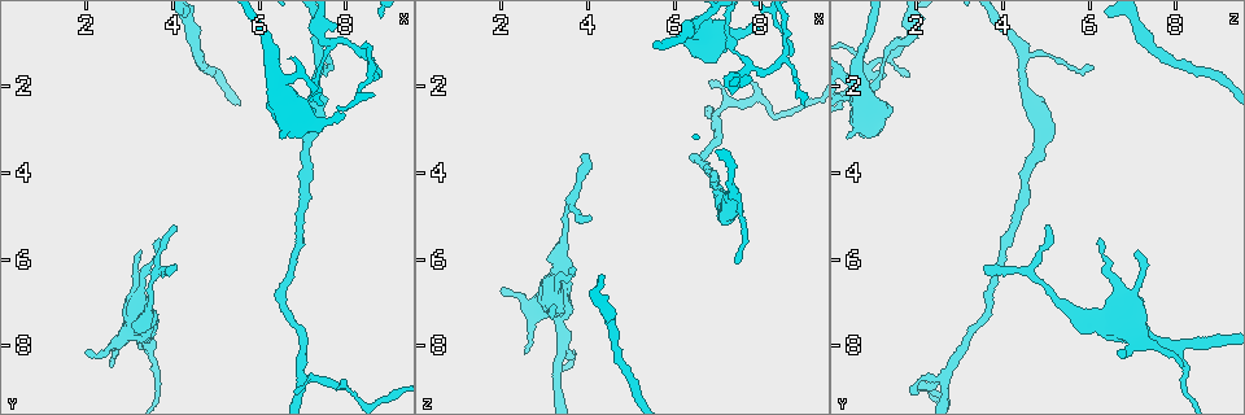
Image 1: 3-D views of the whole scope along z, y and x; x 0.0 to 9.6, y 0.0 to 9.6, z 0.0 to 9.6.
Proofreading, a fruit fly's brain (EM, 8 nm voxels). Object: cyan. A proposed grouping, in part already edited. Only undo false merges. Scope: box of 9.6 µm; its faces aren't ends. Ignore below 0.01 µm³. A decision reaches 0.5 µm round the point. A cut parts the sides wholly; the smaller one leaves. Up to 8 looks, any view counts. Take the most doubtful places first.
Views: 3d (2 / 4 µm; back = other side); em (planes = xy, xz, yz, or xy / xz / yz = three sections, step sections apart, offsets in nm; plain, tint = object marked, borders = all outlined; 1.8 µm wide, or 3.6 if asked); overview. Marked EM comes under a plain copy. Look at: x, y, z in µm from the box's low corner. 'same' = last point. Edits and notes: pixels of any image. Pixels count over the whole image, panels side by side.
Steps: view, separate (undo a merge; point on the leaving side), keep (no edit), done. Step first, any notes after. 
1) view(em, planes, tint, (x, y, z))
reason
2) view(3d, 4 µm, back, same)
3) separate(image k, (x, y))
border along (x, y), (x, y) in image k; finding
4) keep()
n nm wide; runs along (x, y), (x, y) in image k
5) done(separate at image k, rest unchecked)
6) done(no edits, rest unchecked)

view(3d, 2 µm, (7.00, 8.70, 2.65))
three arms meet

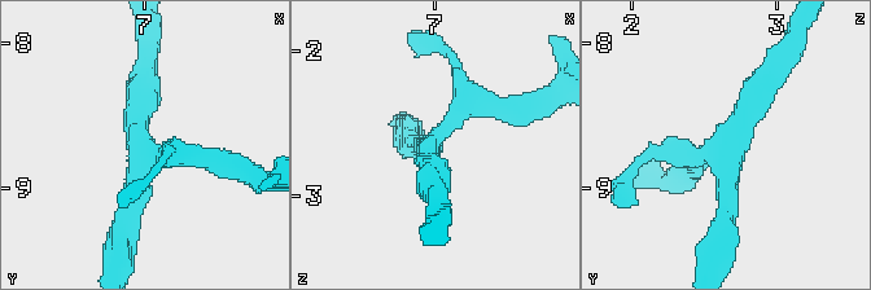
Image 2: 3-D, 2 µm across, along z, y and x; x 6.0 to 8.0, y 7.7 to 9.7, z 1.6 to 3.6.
view(em, planes, tint, (6.98, 8.68, 2.66))
need the tissue

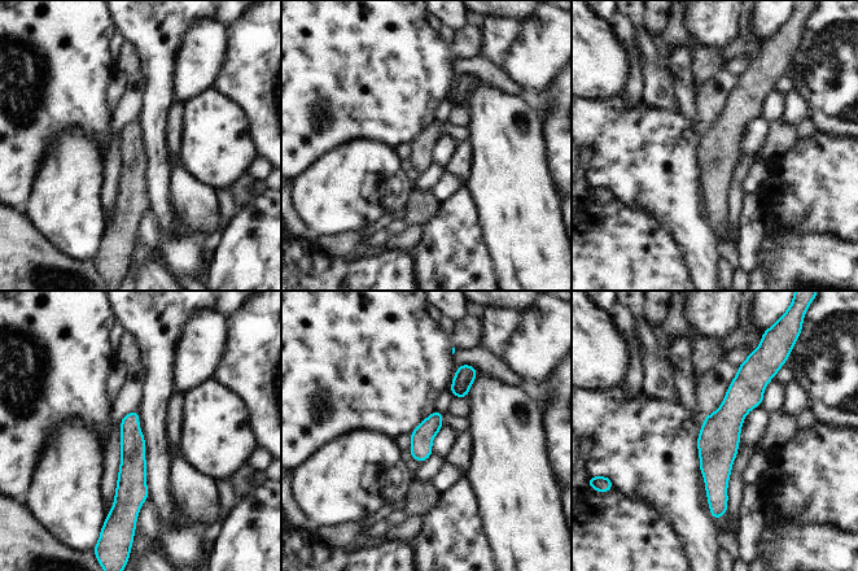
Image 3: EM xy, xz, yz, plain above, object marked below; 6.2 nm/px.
keep()
runs along (747, 365), (717, 443), (714, 514) in image 3; one neuron here

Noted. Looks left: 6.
view(em, 3.6 µm, xz, step 4, tint, (7.75, 0.95, 1.55))

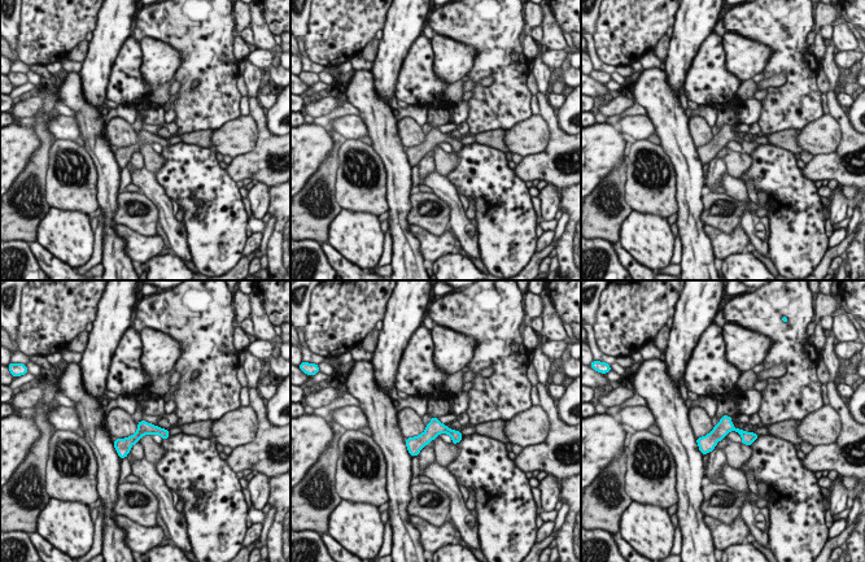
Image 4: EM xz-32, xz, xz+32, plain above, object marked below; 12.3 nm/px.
view(em, 3.6 µm, planes, tint, same)

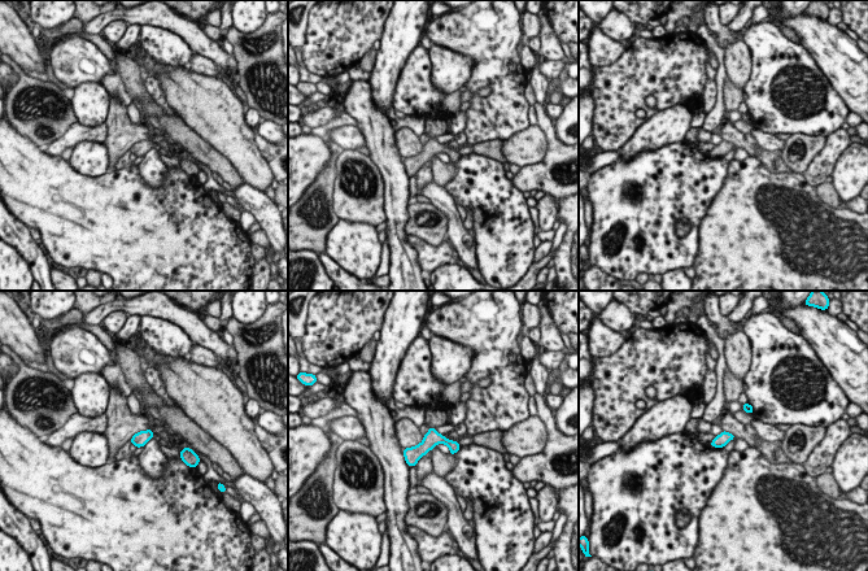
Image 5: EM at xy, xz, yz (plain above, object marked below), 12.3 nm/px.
keep()
160 nm wide; runs along (456, 447), (431, 440), (410, 462) in image 5; one neuron here

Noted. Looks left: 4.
view(em, 3.6 µm, xy, step 4, tint, (6.40, 1.85, 0.70))
side arm on a straight run

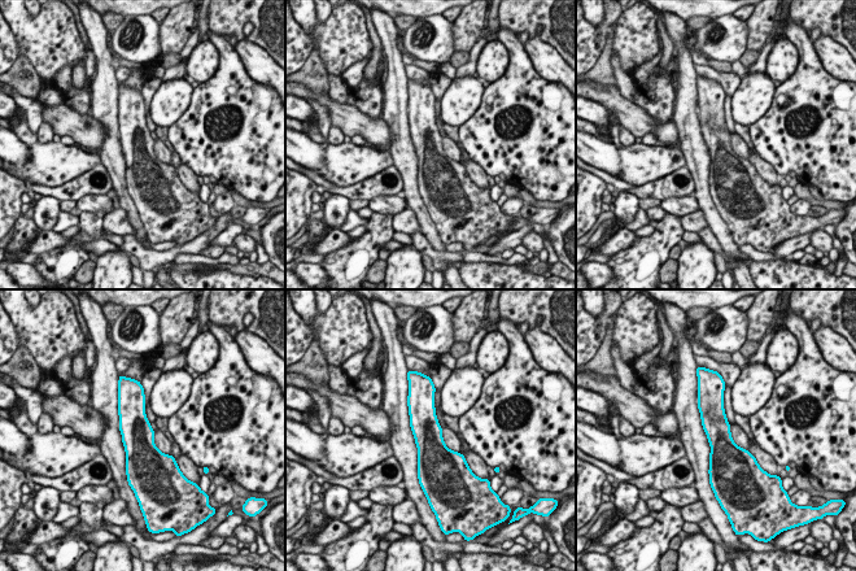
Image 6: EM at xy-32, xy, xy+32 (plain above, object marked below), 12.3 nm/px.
keep()
one neuron here

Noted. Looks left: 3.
done(no edits, rest unchecked)

